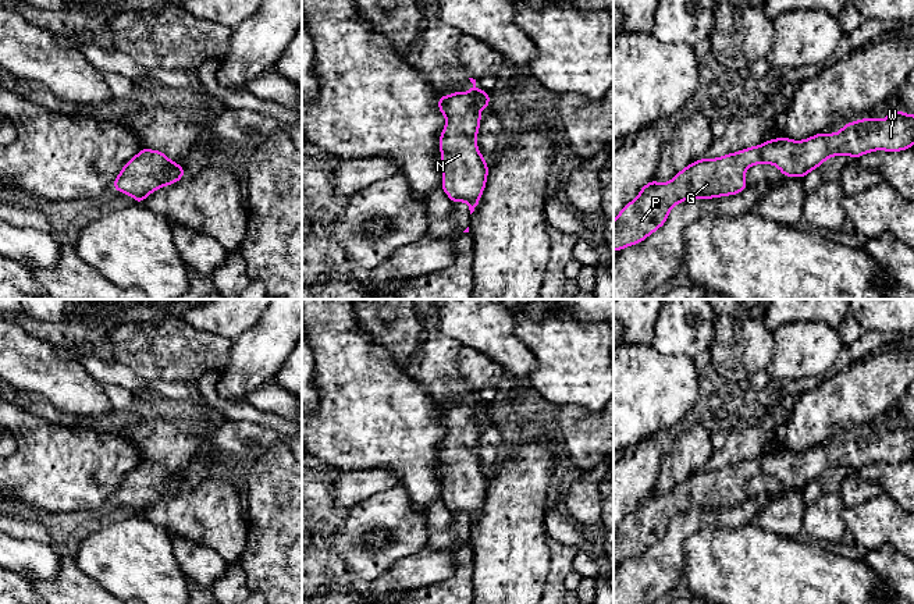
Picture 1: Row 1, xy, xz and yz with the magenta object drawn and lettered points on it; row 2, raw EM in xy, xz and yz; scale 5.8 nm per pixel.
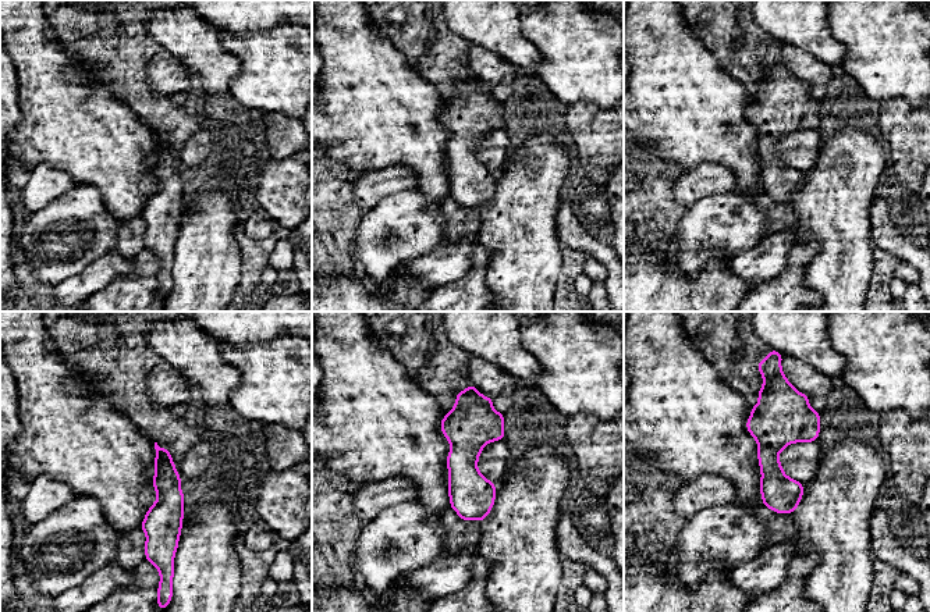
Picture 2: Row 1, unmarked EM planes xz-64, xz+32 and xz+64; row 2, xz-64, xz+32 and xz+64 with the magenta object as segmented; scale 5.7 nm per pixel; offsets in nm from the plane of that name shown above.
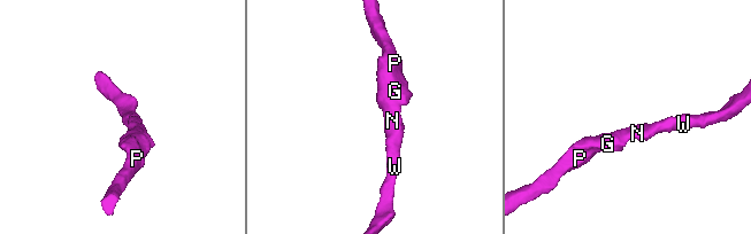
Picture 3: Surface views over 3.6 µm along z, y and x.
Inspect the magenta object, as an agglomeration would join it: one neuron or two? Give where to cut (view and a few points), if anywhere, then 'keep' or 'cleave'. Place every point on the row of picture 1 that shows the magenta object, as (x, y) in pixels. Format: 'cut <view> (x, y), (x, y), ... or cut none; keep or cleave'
cut none; keep

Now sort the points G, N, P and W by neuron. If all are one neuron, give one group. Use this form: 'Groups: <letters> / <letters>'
Groups: G N P W

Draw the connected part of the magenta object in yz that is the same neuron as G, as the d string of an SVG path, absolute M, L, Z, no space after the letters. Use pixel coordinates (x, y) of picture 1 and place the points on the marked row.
M893 109L883 120L861 118L843 125L842 129L835 134L821 132L804 141L775 138L758 146L750 146L718 159L700 159L686 166L671 181L658 184L654 178L640 189L639 196L630 200L614 220L614 251L619 252L623 248L644 241L665 224L672 207L680 202L693 198L712 199L740 193L747 188L744 174L747 168L754 164L773 164L782 171L783 177L803 178L832 156L853 156L858 159L869 152L900 152L910 149L913 145L914 116Z

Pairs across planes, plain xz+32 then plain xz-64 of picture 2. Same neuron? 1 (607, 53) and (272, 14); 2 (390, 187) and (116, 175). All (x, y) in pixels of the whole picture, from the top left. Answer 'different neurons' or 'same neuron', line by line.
1: different neurons
2: different neurons

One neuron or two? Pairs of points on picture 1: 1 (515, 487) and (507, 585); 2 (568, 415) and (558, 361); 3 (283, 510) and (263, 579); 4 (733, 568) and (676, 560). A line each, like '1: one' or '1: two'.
1: one
2: two
3: one
4: two

